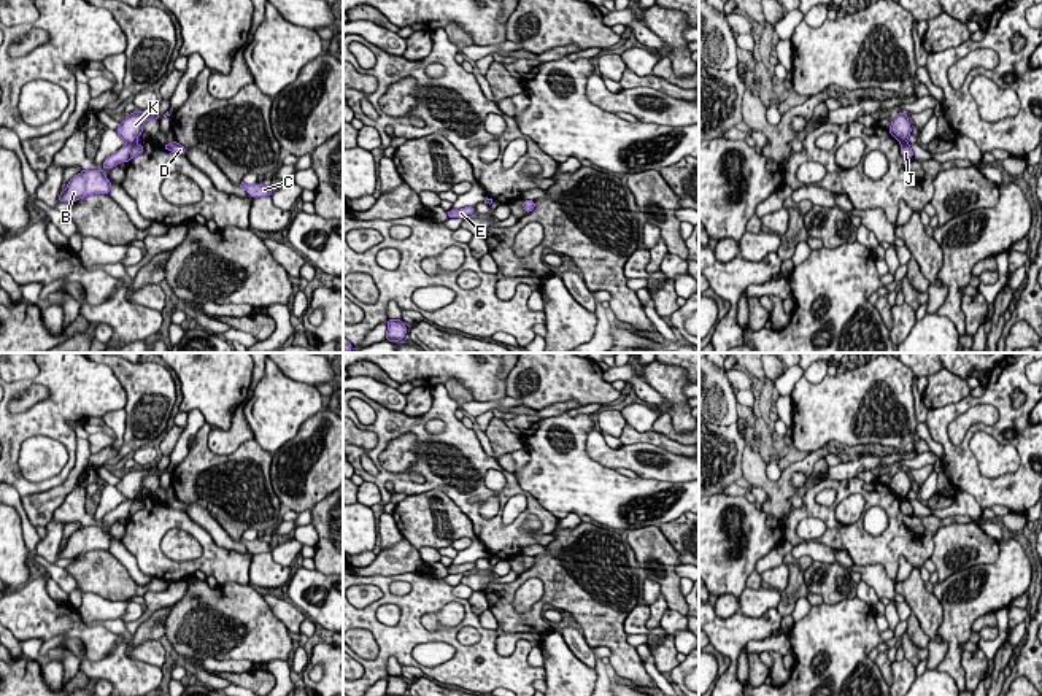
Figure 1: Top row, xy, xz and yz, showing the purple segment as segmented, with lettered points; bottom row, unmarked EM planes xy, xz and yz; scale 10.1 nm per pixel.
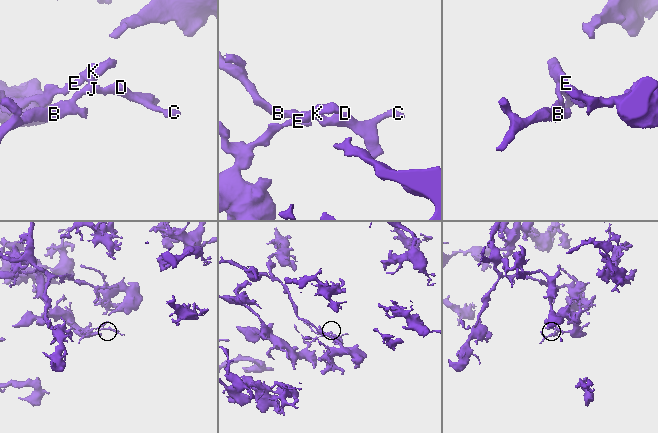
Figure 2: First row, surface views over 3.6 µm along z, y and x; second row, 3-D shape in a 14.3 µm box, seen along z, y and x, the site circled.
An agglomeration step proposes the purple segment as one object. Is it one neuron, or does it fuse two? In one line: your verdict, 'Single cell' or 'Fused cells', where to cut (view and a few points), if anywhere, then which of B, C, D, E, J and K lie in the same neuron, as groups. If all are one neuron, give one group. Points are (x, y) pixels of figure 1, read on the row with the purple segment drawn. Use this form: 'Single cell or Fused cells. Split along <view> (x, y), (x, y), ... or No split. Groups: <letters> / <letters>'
Fused cells. Split along xy (129, 142), (134, 143). Groups: B C D J / E K

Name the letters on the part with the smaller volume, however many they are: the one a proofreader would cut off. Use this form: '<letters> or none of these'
B, C, D, J

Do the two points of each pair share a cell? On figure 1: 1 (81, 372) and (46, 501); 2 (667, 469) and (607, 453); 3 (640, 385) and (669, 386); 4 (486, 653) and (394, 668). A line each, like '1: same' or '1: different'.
1: different
2: same
3: different
4: different

